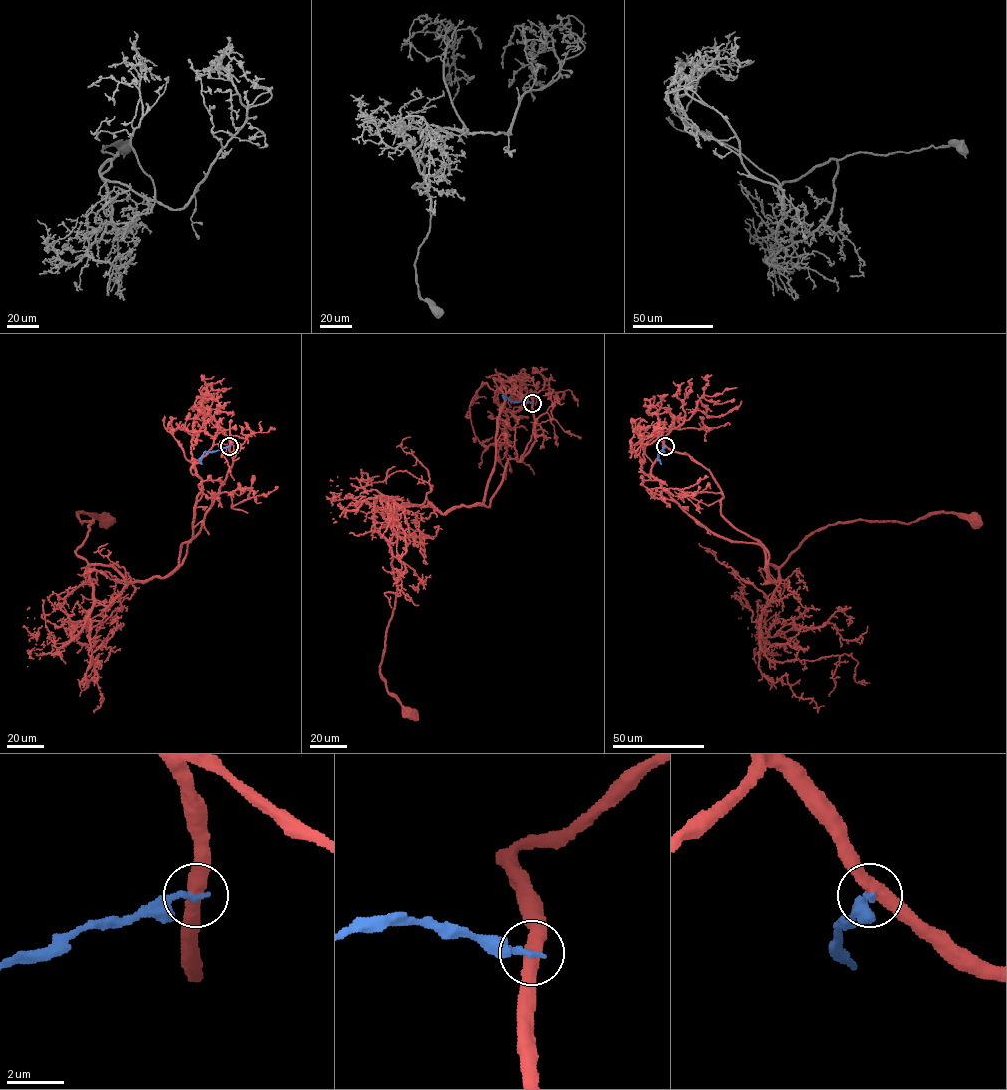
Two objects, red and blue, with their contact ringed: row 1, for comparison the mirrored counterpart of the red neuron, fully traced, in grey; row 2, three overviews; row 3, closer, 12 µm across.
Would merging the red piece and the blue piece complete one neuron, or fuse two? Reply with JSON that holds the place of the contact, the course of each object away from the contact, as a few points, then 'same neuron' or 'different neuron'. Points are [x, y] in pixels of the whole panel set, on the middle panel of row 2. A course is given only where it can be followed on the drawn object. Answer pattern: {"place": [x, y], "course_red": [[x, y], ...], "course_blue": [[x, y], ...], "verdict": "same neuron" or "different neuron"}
{"place": [532, 403], "course_red": [[532, 402], [536, 440], [508, 460], [488, 507], [400, 506], [379, 530], [396, 589], [380, 675], [409, 713]], "course_blue": [[532, 402], [513, 402], [506, 396], [504, 399]], "verdict": "different neuron"}

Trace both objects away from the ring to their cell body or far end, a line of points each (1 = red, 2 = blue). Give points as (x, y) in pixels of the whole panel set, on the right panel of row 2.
1: (664, 446), (711, 473), (722, 515), (768, 554), (765, 583), (768, 564), (829, 525), (975, 520)
2: (664, 446), (664, 452), (658, 454), (661, 464)

